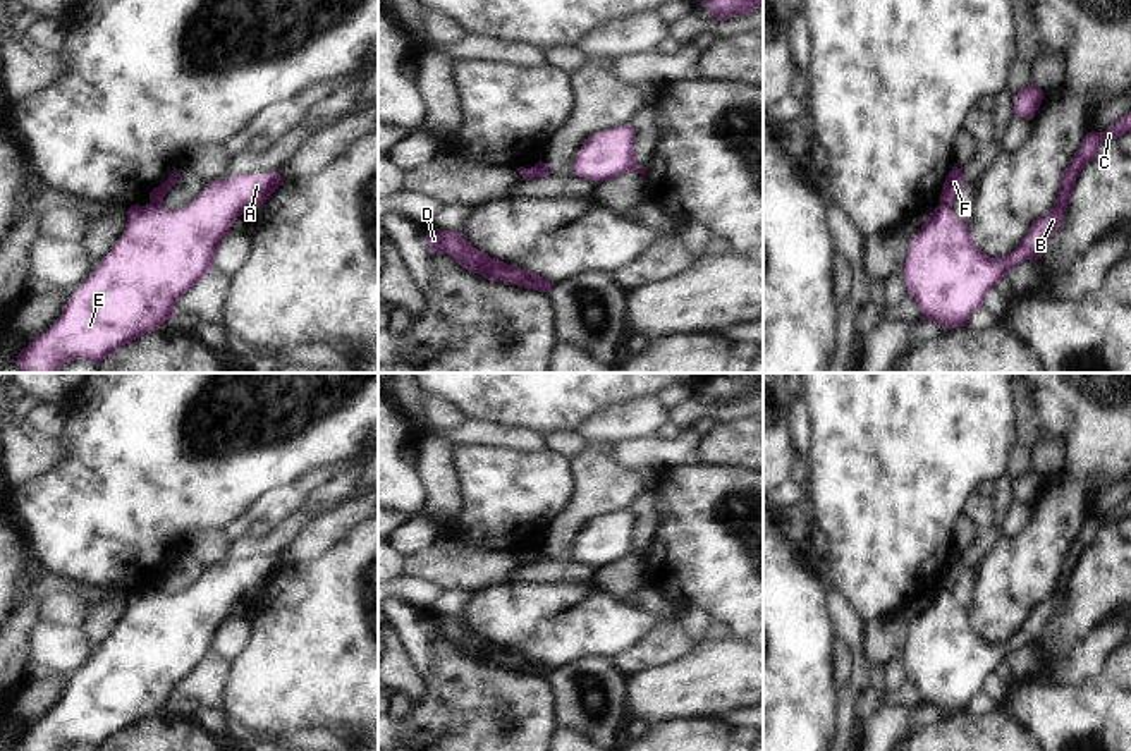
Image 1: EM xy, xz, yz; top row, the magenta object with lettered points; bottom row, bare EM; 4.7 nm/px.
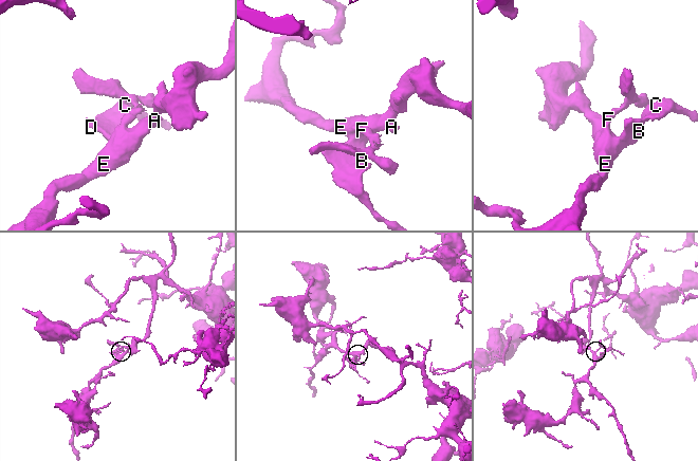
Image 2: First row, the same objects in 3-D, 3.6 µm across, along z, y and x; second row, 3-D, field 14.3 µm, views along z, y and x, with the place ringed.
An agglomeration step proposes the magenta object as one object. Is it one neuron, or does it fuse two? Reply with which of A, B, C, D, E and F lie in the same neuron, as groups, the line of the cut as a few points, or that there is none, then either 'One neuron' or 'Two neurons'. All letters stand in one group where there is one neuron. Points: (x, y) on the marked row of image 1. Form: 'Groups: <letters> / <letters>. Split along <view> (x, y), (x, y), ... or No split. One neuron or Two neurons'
Groups: A B C D E / F. Split along yz (941, 201), (951, 207). Two neurons

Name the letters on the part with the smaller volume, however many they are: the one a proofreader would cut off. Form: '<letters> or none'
F

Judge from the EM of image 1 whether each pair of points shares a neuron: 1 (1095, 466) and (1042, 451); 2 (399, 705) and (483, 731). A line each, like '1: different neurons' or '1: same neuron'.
1: different neurons
2: different neurons

